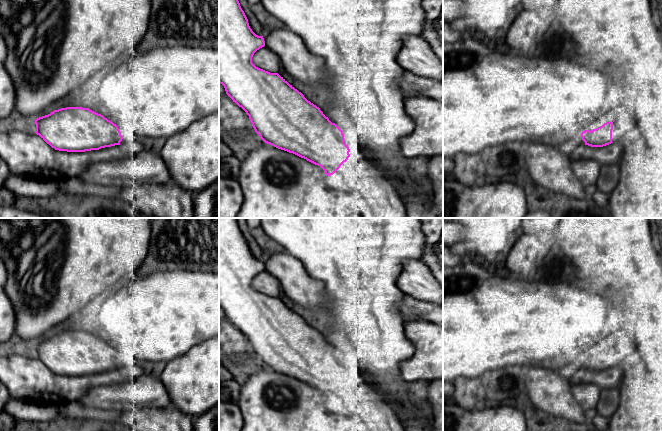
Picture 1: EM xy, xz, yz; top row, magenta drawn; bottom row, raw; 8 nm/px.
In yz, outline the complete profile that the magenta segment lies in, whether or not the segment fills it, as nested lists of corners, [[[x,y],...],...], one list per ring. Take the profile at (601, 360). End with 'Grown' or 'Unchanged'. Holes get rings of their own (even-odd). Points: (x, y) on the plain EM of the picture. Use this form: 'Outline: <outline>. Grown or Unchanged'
Outline: [[[620,338],[614,346],[606,346],[591,355],[581,357],[585,369],[603,371],[611,367],[634,366],[639,361],[638,350],[628,338]]]. Grown

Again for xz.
Outline: [[[219,218],[219,307],[224,310],[226,318],[233,324],[233,326],[235,326],[239,331],[241,331],[249,340],[252,350],[255,356],[260,360],[260,362],[267,368],[270,368],[278,373],[287,375],[289,377],[293,377],[315,389],[320,390],[324,394],[327,400],[326,406],[328,410],[334,413],[354,415],[356,417],[359,417],[364,423],[366,431],[405,431],[403,426],[398,420],[394,407],[389,402],[387,402],[385,398],[383,398],[381,395],[377,393],[374,386],[368,381],[366,377],[363,376],[359,379],[354,379],[350,375],[348,369],[344,367],[343,355],[335,347],[332,347],[329,344],[329,342],[323,338],[323,336],[320,334],[319,331],[308,325],[301,316],[299,316],[292,309],[290,309],[278,297],[270,297],[268,295],[256,291],[252,287],[252,281],[254,277],[264,270],[265,270],[265,265],[263,260],[256,259],[250,252],[248,243],[237,223],[237,218]]]. Grown

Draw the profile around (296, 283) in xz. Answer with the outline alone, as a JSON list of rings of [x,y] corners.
[[[275,252],[263,262],[265,271],[280,282],[282,291],[293,303],[313,310],[326,309],[324,285],[306,272],[299,259],[286,252]]]

